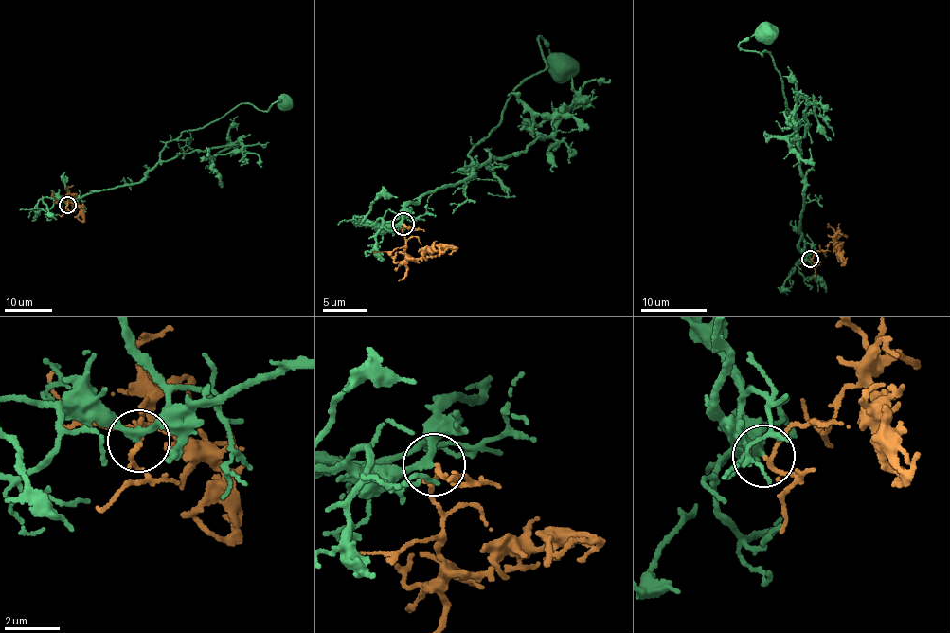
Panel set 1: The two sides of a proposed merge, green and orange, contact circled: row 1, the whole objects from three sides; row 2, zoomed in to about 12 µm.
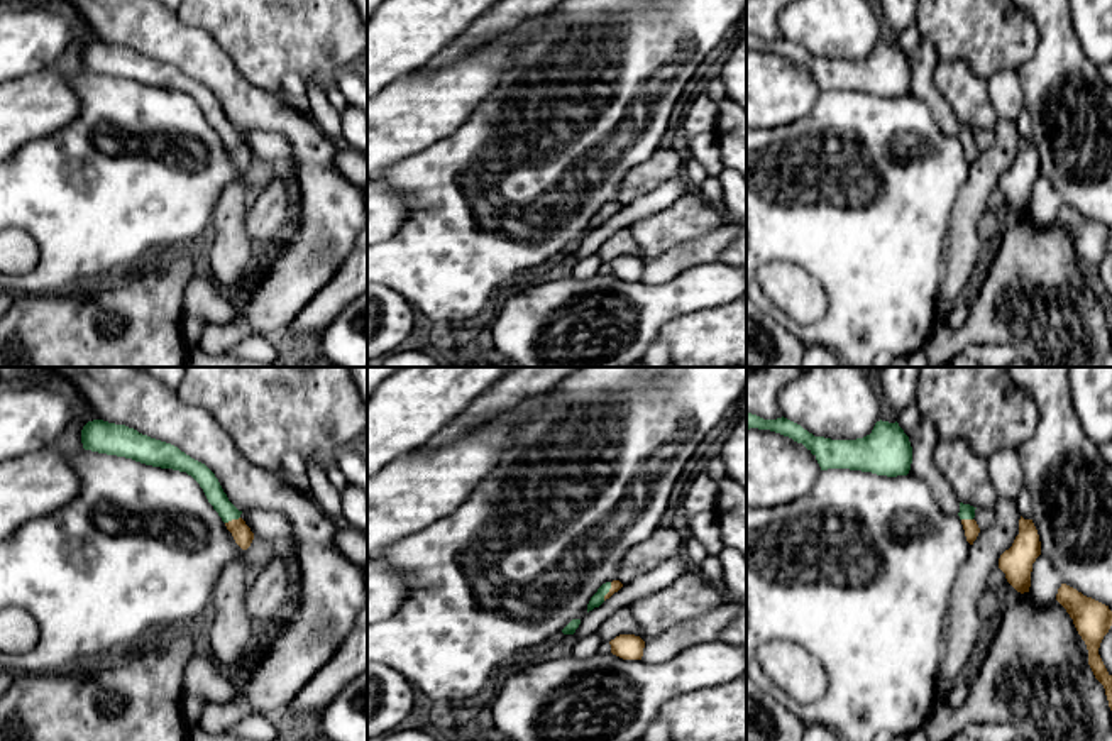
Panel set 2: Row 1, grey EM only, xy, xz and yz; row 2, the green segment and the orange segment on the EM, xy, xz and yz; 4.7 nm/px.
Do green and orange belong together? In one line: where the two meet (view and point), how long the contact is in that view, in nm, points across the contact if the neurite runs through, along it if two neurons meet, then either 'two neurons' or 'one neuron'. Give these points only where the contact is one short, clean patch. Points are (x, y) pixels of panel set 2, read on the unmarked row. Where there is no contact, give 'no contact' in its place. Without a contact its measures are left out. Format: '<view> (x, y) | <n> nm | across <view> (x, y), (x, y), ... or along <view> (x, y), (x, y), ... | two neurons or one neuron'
xy (232, 139) | 80 nm | across xy (203, 97), (232, 139), (242, 156) | one neuron

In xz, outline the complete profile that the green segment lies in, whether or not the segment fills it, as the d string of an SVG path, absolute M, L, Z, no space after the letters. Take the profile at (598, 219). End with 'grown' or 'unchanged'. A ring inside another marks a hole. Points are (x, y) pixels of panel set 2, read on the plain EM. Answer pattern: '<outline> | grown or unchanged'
M619 201L606 203L603 205L597 213L591 218L587 225L587 233L594 228L599 228L606 220L609 220L614 213L618 213L623 208Z | grown

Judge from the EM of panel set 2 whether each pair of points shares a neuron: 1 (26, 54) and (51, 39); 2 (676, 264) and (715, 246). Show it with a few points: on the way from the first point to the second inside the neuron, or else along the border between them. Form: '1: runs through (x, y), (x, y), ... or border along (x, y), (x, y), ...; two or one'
1: runs through (33, 48), (44, 39); one
2: runs through (686, 254), (704, 249); one

